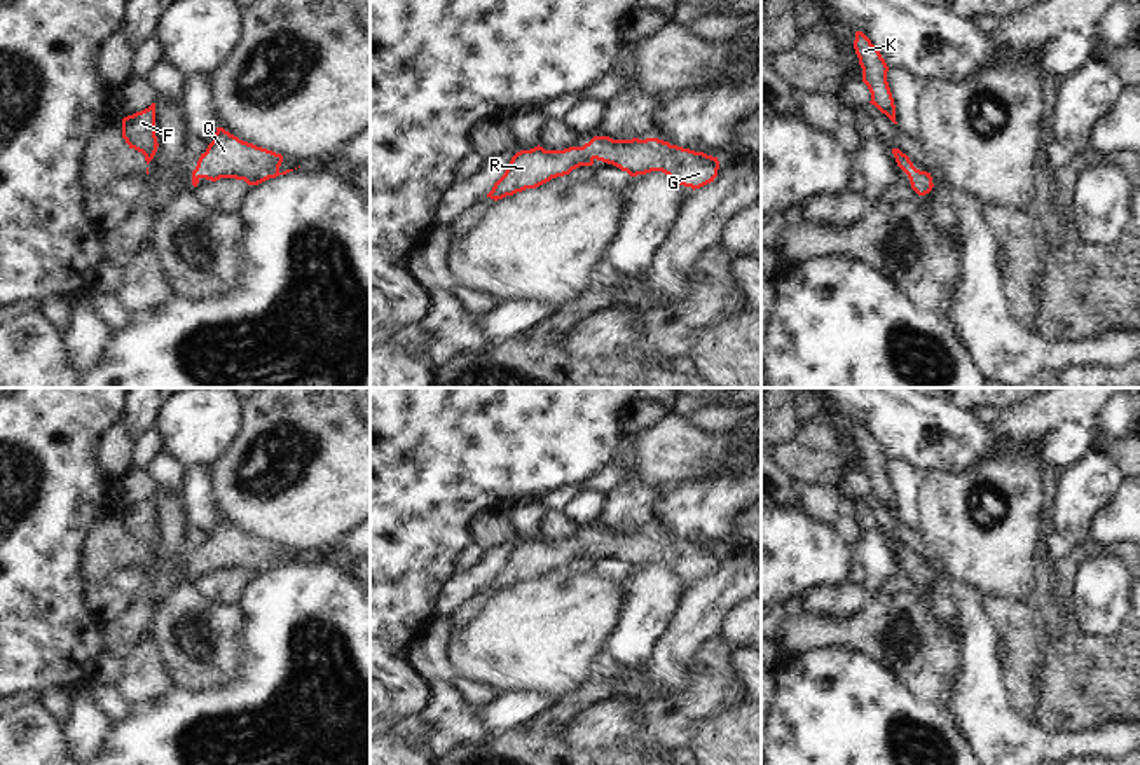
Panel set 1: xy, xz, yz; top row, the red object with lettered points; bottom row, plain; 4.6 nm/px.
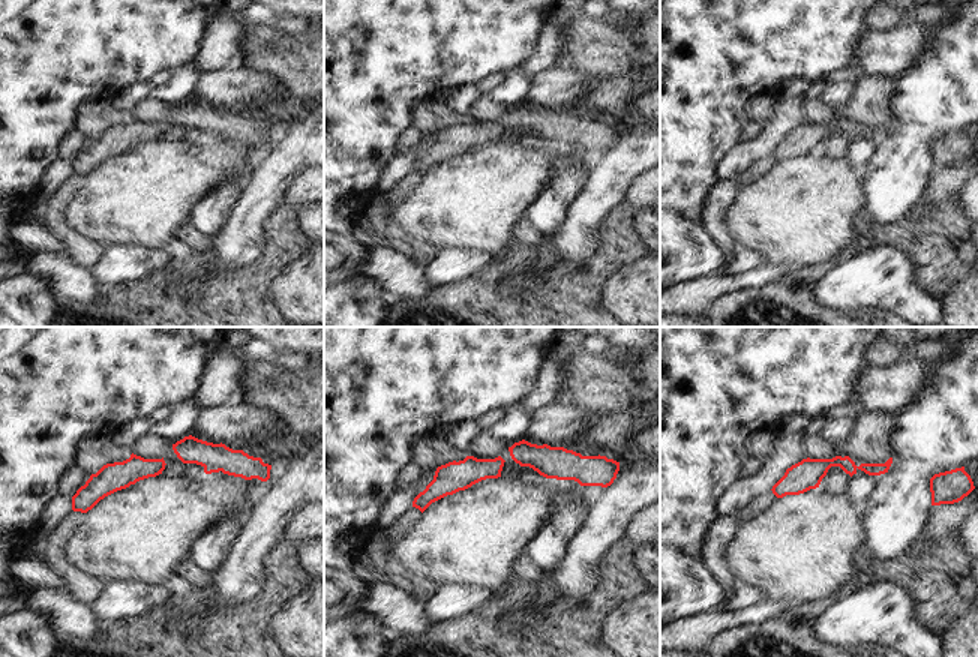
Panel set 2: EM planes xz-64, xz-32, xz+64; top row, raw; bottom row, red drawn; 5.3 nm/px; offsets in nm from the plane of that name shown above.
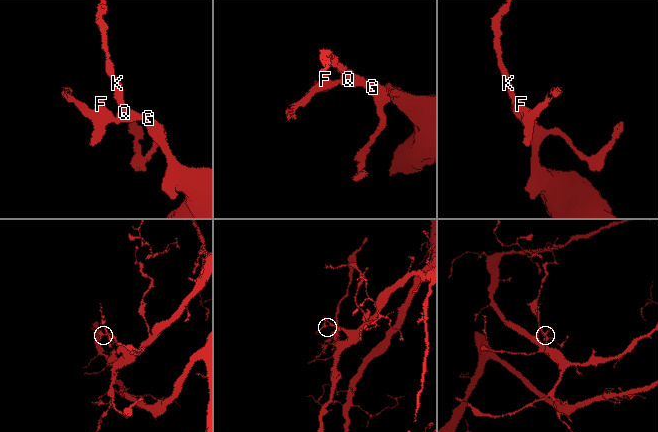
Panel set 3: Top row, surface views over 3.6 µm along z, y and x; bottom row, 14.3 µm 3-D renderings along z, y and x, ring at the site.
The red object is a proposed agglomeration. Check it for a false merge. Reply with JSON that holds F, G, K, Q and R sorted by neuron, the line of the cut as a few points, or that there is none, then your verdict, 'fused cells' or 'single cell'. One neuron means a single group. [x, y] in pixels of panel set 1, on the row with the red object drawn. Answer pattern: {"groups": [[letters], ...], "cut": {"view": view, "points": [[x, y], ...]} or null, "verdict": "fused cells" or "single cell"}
{"groups": [["F", "G", "K", "Q", "R"]], "cut": null, "verdict": "single cell"}

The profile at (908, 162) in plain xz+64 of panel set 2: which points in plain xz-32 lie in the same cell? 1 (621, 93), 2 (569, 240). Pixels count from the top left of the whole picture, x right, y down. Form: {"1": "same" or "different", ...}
{"1": "same", "2": "different"}

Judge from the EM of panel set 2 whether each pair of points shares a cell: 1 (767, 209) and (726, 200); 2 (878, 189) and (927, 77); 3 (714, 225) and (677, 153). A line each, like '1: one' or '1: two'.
1: two
2: one
3: two

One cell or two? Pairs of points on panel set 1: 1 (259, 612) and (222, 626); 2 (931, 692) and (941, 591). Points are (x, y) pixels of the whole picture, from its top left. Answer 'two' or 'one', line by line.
1: two
2: one

